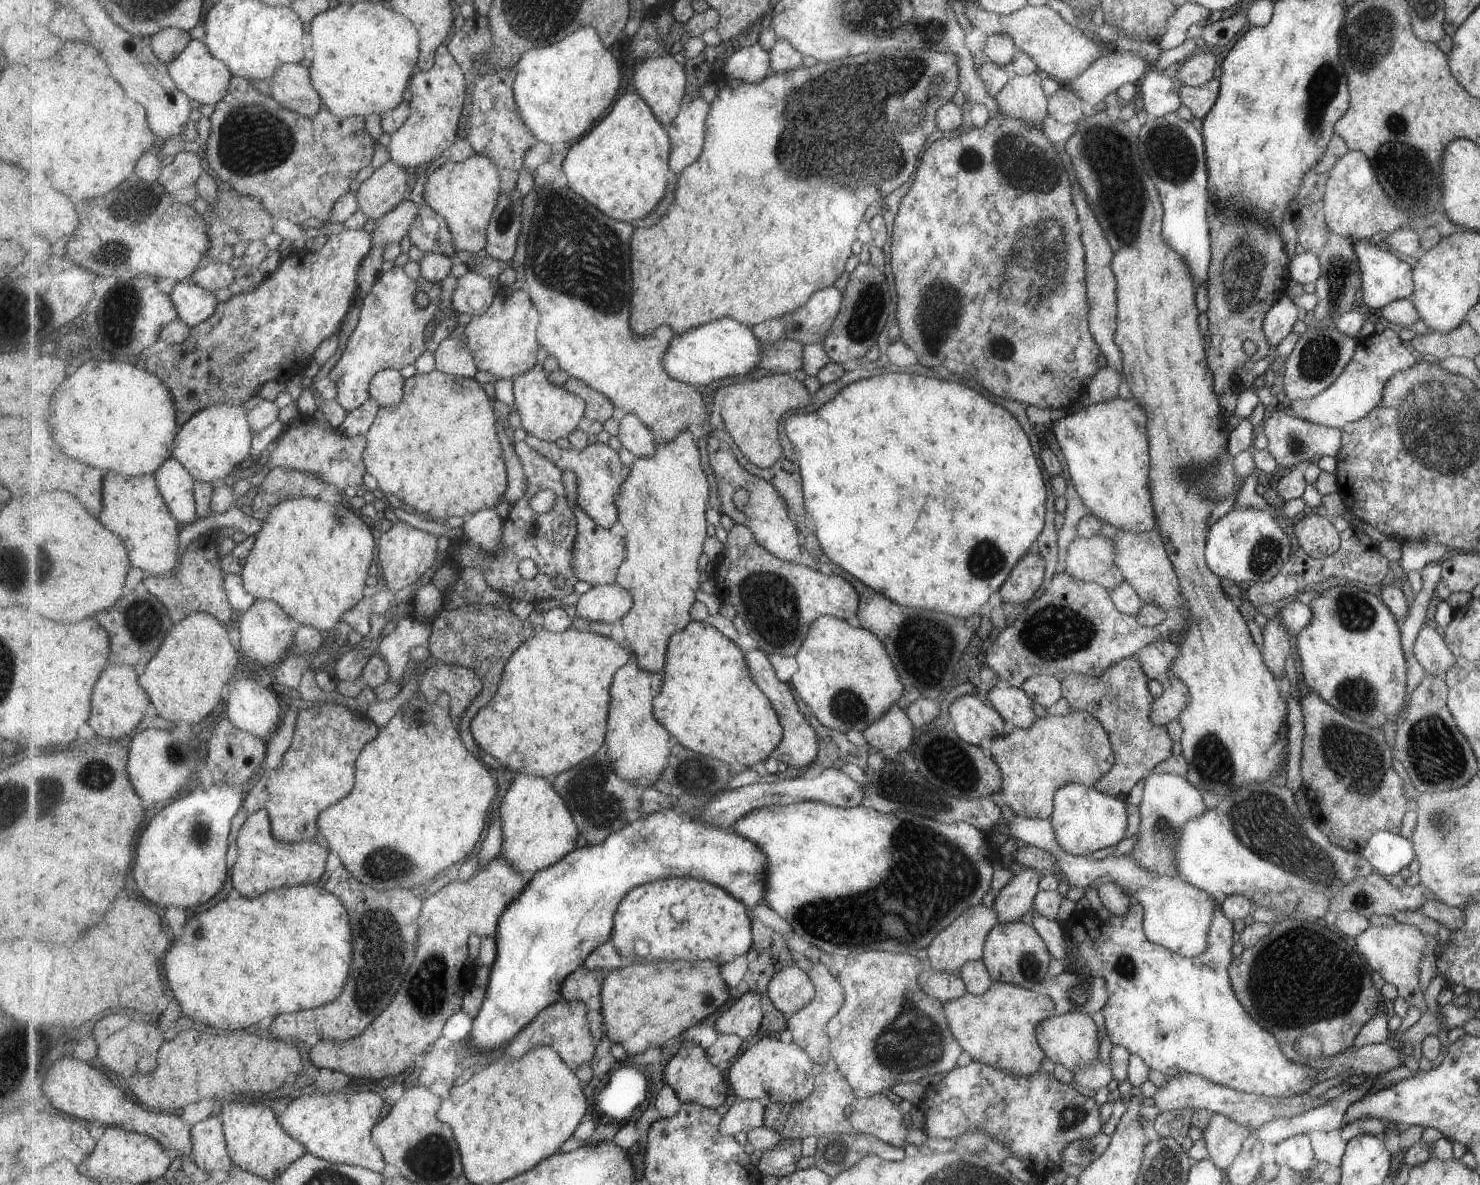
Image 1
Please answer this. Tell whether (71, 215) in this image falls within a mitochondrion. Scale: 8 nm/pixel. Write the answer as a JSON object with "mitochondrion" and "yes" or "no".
{"mitochondrion":"no"}

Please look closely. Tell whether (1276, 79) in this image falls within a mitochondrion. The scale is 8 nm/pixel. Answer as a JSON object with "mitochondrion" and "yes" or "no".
{"mitochondrion":"no"}

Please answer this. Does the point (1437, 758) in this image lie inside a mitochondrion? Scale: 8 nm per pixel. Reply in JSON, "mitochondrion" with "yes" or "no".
{"mitochondrion":"yes"}

